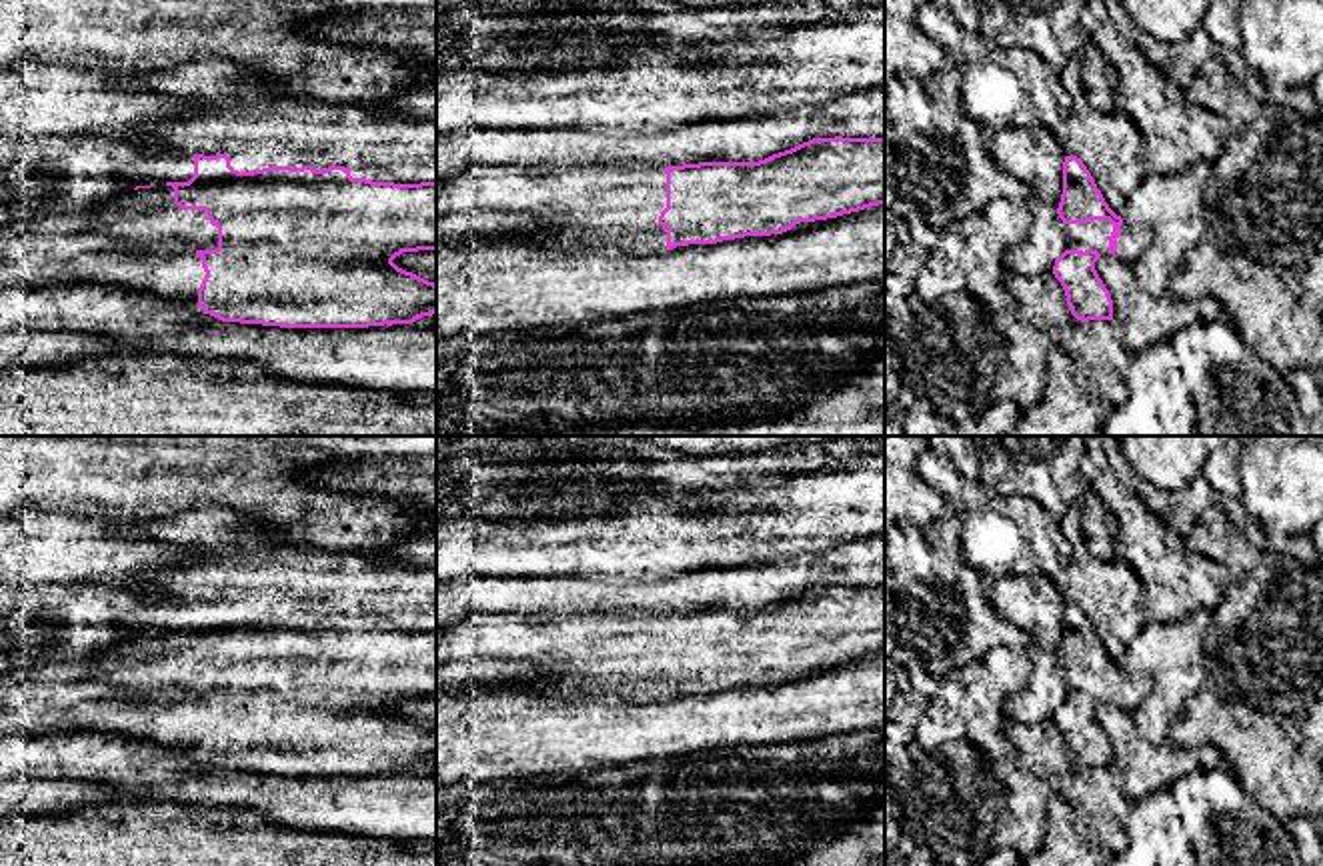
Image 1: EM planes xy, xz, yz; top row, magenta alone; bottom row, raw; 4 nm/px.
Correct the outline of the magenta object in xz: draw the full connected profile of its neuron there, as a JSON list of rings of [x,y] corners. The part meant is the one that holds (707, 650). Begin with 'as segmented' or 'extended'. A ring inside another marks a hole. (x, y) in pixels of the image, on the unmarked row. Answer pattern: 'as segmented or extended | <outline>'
extended | [[[885,584],[883,586],[813,586],[803,590],[791,598],[773,602],[759,610],[699,610],[699,612],[683,612],[683,614],[648,614],[648,612],[588,612],[574,616],[544,616],[544,614],[488,614],[488,612],[472,612],[462,616],[456,622],[444,624],[436,628],[436,664],[446,664],[454,660],[502,660],[502,662],[528,662],[532,666],[528,678],[506,680],[504,684],[526,684],[542,690],[546,696],[572,702],[584,692],[602,694],[612,704],[644,704],[654,700],[667,700],[677,694],[689,692],[717,692],[723,688],[735,688],[745,684],[771,684],[783,682],[801,670],[815,670],[837,666],[843,662],[859,660],[871,654],[885,652]]]

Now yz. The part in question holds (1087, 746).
extended | [[[1065,604],[1057,662],[1063,668],[1065,700],[1055,708],[1053,722],[1065,738],[1071,762],[1081,770],[1113,768],[1113,748],[1095,710],[1117,704],[1135,712],[1153,680],[1117,664],[1077,604]]]

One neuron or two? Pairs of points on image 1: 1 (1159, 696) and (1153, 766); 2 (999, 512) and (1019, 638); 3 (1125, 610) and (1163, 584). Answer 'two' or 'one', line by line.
1: two
2: two
3: two

